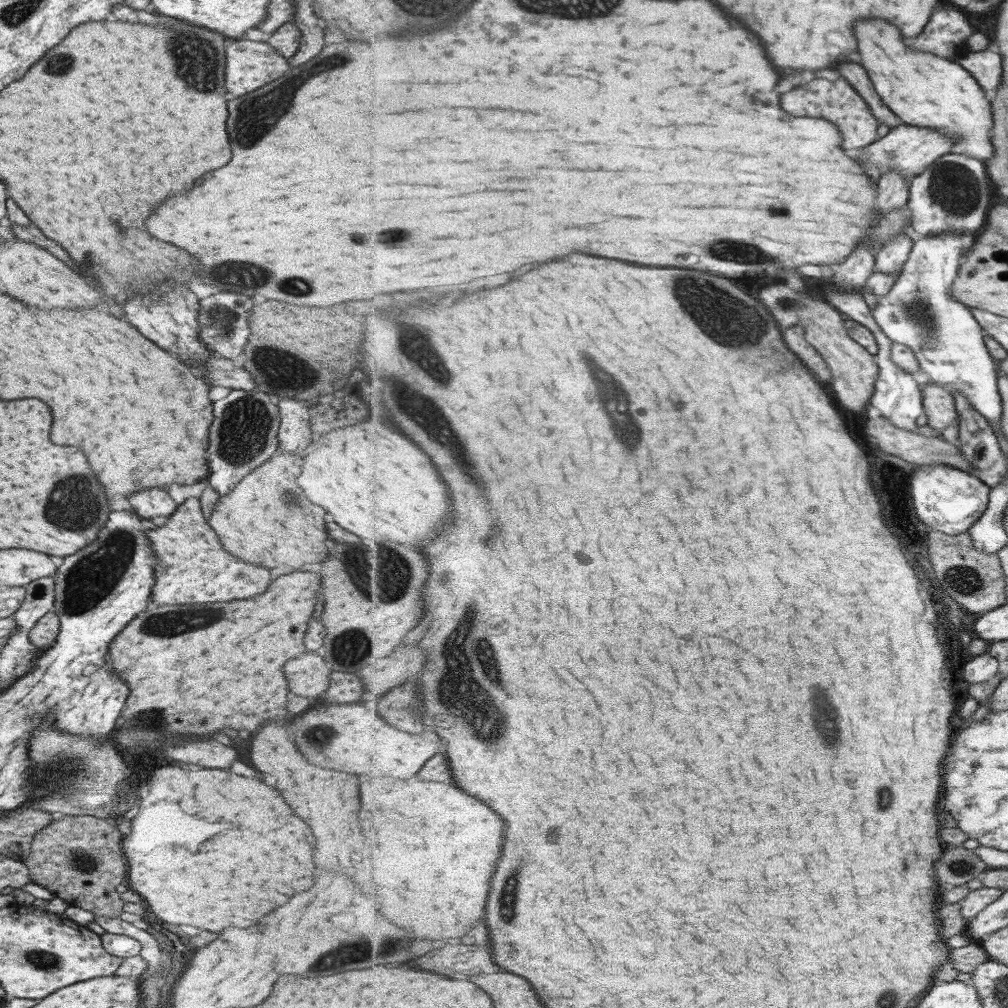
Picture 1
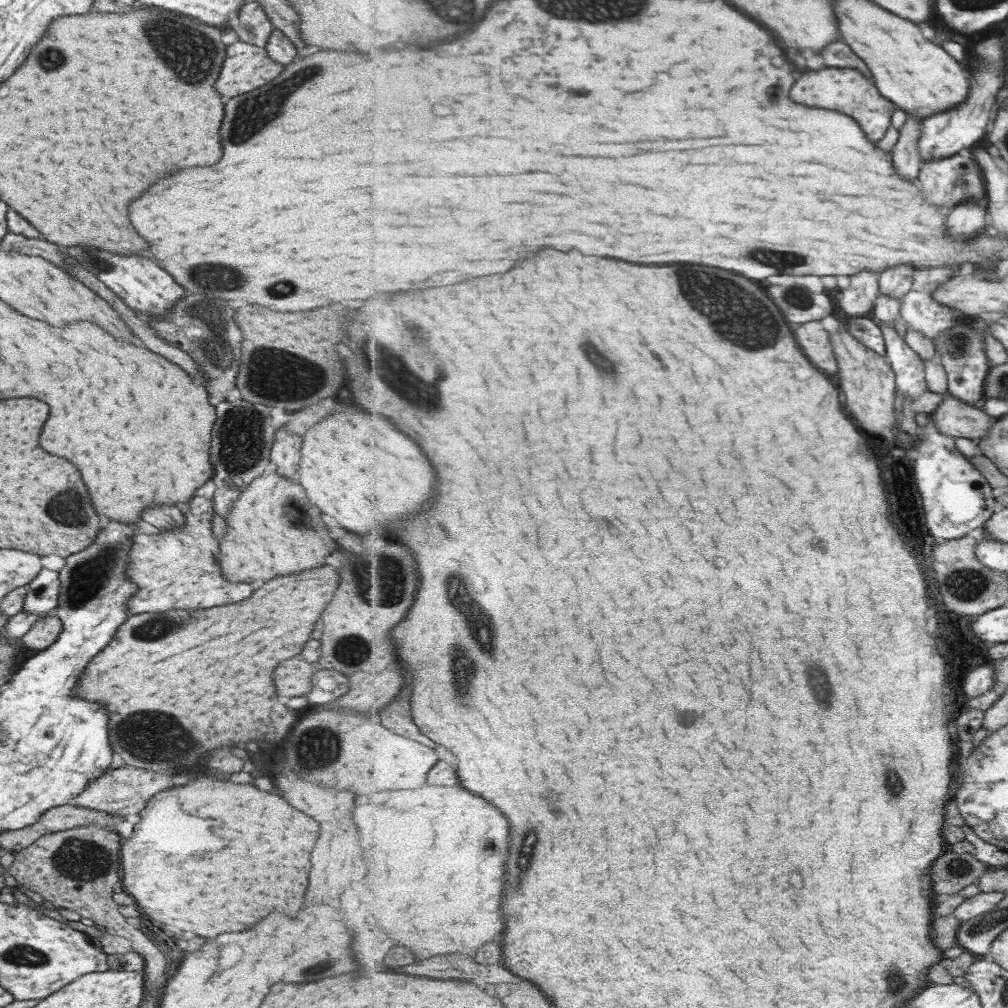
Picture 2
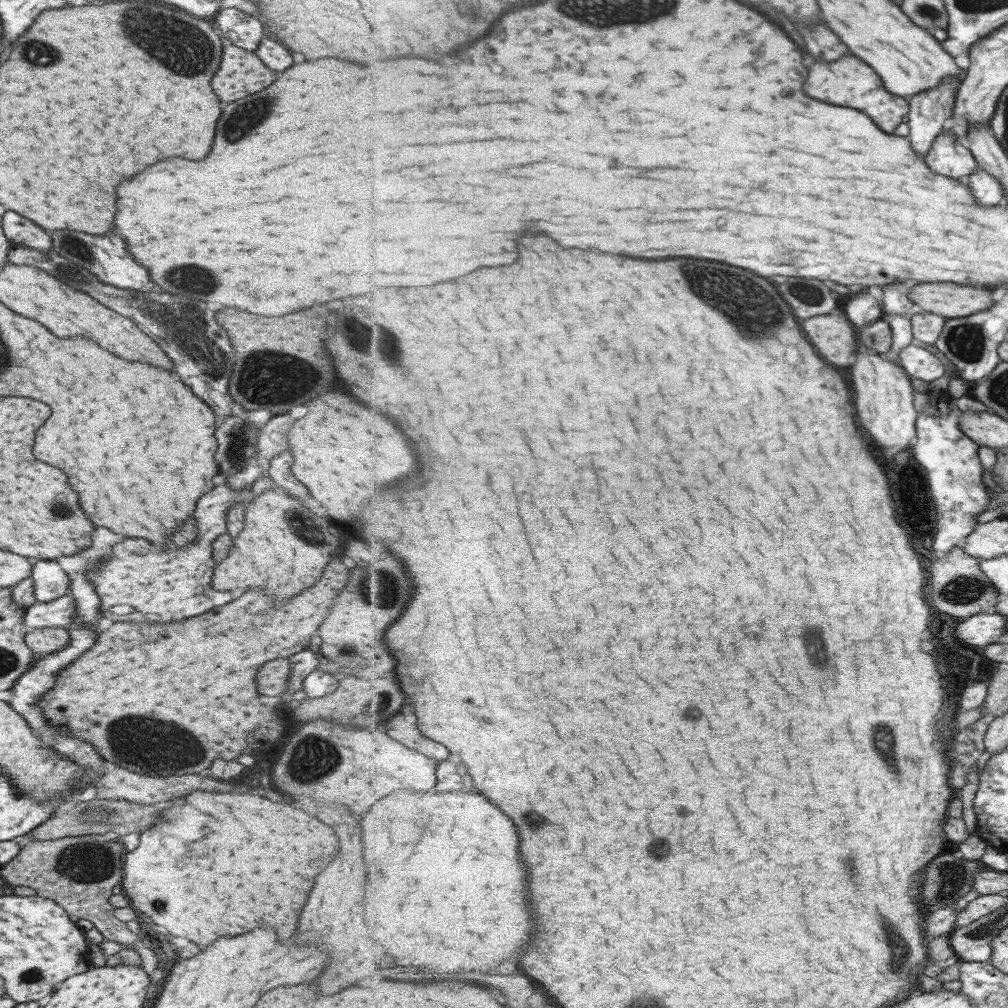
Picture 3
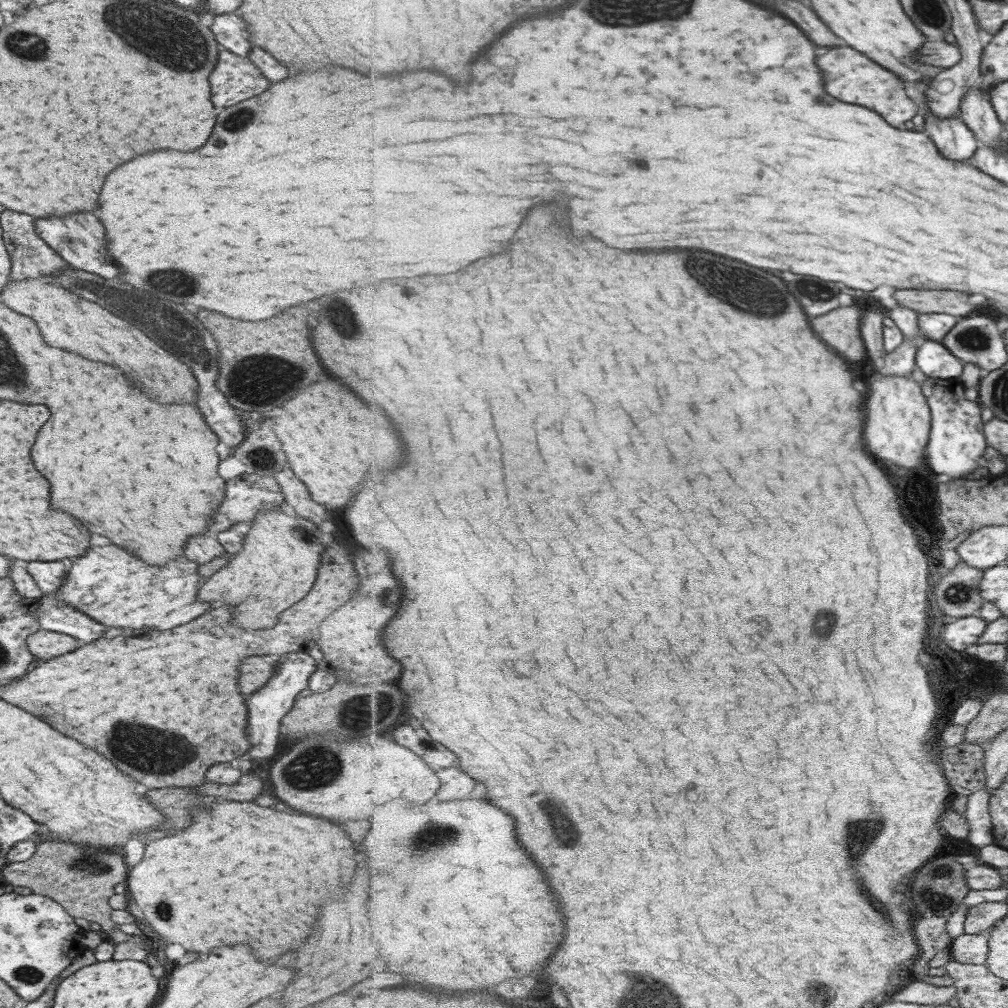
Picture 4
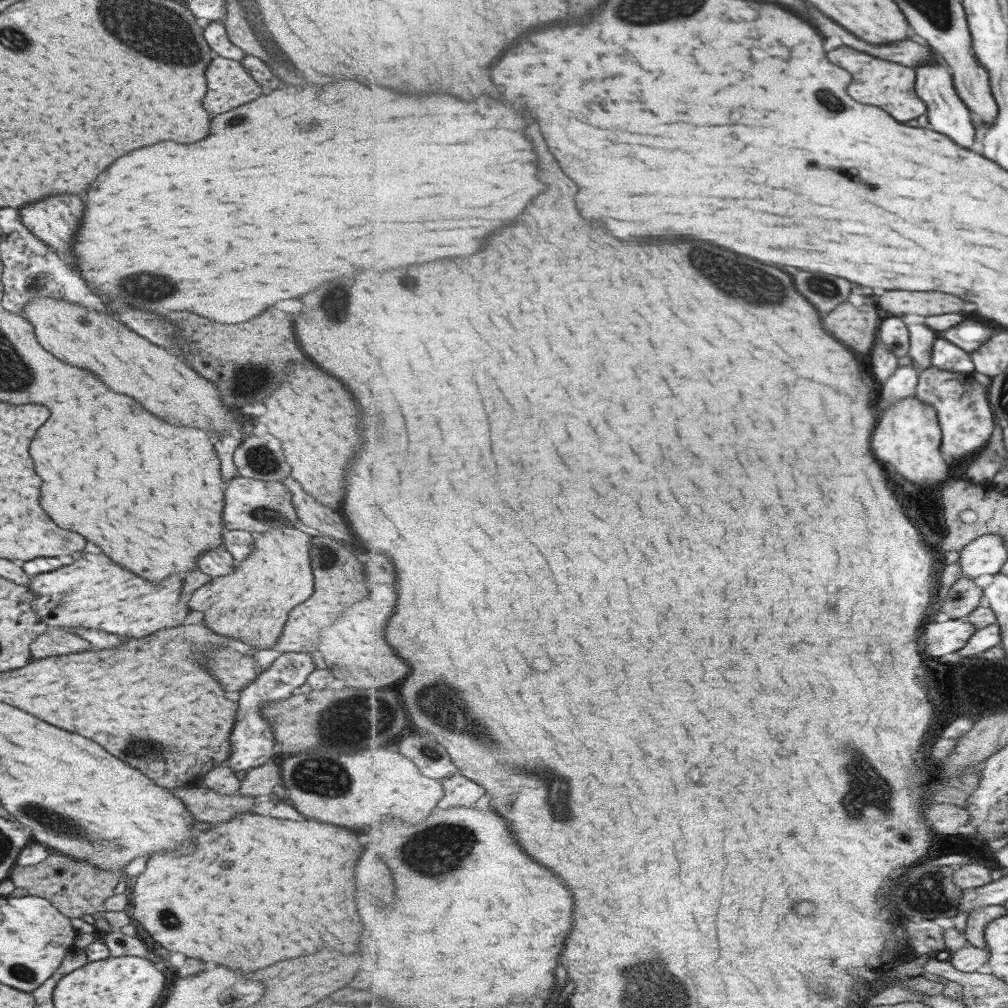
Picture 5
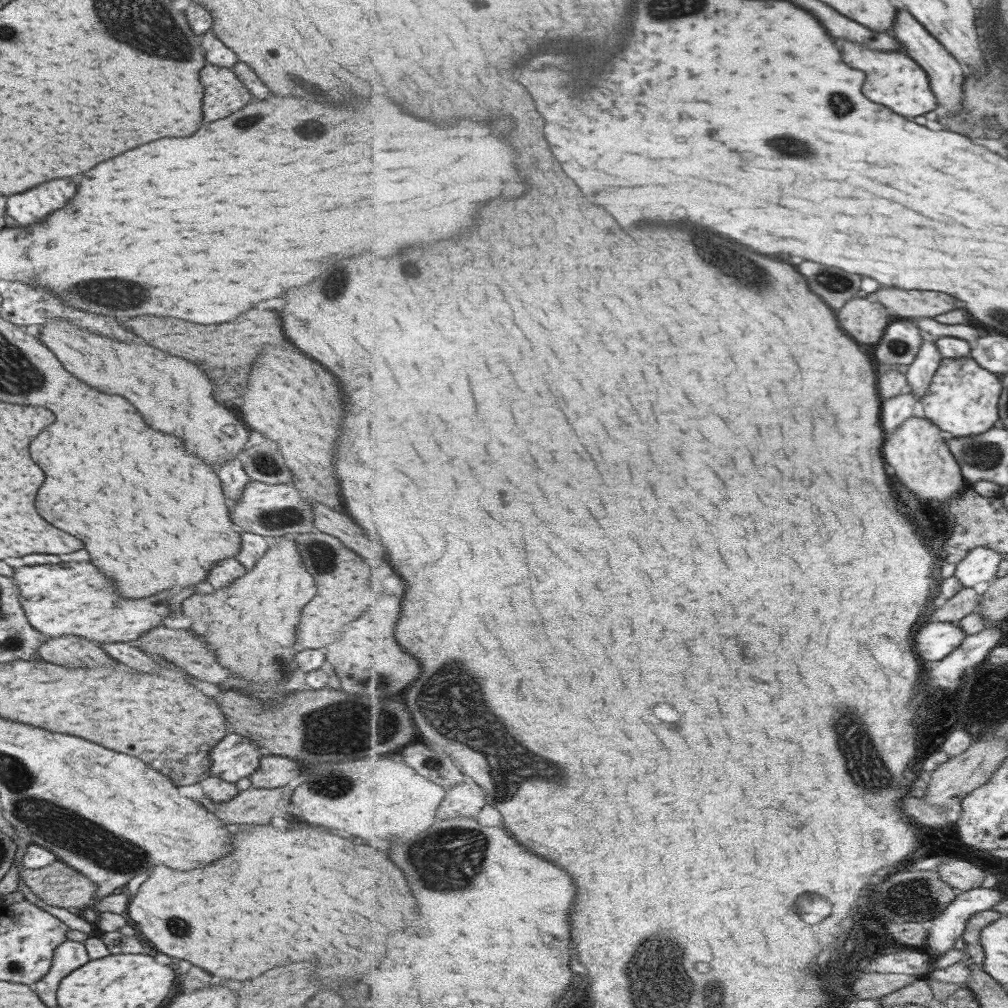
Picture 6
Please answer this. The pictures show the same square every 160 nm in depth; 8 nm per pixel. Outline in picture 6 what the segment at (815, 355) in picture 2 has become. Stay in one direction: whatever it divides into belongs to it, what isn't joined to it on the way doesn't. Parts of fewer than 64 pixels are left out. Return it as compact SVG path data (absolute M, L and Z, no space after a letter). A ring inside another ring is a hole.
M855 298L845 308L839 310L841 326L857 338L861 344L877 344L891 324L889 310L879 302L869 302L867 298Z

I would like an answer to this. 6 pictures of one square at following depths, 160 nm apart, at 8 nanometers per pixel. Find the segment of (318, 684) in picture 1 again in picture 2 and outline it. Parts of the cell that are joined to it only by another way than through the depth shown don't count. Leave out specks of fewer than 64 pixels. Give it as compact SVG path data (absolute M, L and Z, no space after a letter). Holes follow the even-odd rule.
M289 658L277 664L273 670L273 686L277 696L301 696L309 692L311 678L310 676L317 671L317 663Z

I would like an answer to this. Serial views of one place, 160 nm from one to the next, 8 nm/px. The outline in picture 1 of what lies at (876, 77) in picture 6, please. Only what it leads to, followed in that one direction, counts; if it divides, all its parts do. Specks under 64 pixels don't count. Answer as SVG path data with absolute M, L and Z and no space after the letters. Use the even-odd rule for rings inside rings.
M843 76L833 82L831 80L813 80L805 86L799 86L797 90L791 90L783 96L785 110L791 114L801 116L815 116L815 118L829 118L831 122L837 122L841 126L841 132L845 134L845 148L866 148L877 142L879 137L880 120L874 115L869 103L862 97L862 94Z

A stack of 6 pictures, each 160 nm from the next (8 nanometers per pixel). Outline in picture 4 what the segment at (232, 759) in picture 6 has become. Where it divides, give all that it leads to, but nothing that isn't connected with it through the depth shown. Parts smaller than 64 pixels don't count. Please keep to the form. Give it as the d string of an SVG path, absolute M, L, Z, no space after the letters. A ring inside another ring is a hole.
M305 650L281 656L276 664L276 672L273 672L267 679L265 686L255 690L247 698L247 702L245 702L245 706L247 706L247 728L245 728L245 732L250 747L245 752L244 757L257 762L257 760L271 758L275 754L277 736L281 732L281 717L291 708L295 696L306 688L309 675L320 665L311 656L303 654L303 652Z

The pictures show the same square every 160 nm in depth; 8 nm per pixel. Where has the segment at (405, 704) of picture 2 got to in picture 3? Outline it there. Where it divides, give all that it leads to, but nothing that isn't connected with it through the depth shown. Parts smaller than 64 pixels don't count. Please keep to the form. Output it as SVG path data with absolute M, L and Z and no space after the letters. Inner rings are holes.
M397 713L385 725L385 732L389 732L391 738L407 744L409 748L415 748L435 760L447 760L451 754L444 744L430 740L417 730L417 716L415 714Z

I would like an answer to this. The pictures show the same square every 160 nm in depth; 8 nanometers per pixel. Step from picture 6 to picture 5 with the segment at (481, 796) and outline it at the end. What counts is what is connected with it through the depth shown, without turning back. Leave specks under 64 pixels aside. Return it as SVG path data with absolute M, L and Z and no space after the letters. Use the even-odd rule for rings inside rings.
M458 773L451 778L441 778L445 796L437 804L438 808L449 809L457 806L467 806L469 808L477 804L481 796L485 796L485 788L479 786L474 780Z

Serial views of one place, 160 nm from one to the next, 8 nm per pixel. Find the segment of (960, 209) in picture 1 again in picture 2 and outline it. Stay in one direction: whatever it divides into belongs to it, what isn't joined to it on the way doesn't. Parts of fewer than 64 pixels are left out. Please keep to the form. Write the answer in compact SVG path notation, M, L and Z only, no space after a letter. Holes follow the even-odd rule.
M966 152L957 153L950 157L941 157L940 159L928 160L927 162L923 163L918 179L924 186L924 194L927 194L929 202L933 202L933 204L939 204L939 206L947 206L947 208L951 208L951 206L955 206L955 204L959 204L959 202L969 202L969 198L973 198L973 200L977 200L977 202L981 200L979 203L988 203L984 173L981 172L981 168L978 166L978 163L974 161L972 156Z

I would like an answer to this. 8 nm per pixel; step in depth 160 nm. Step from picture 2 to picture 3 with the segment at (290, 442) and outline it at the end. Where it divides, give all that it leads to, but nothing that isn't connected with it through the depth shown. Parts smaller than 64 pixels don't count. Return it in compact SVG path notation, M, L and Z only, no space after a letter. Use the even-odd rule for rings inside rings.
M289 452L275 454L273 459L267 462L266 474L278 488L285 490L289 496L299 498L299 500L307 500L307 490L305 490L303 484L299 484L299 482L291 476L291 472L289 472L291 462L293 462L293 458L291 458Z

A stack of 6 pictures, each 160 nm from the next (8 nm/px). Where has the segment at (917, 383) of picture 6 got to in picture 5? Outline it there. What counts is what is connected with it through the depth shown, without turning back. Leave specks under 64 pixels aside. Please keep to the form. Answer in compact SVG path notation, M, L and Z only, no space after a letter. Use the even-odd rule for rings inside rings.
M925 322L909 324L908 327L911 333L911 346L908 355L913 360L913 367L919 372L933 367L932 354L939 334L928 327Z

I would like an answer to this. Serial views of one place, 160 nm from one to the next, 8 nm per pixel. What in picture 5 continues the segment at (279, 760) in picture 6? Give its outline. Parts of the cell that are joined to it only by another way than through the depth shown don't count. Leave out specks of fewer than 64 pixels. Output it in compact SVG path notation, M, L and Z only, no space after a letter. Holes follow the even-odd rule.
M269 760L261 766L249 769L243 780L240 781L237 794L244 797L267 795L273 786L281 782L280 766Z

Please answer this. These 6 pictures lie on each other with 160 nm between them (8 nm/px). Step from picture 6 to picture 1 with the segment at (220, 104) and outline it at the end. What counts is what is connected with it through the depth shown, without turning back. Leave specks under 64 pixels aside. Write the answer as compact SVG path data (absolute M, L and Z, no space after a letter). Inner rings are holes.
M237 38L226 41L225 44L225 90L233 96L241 96L247 92L257 90L259 86L267 84L281 74L287 72L285 57L277 54L267 42L249 41L245 38Z

